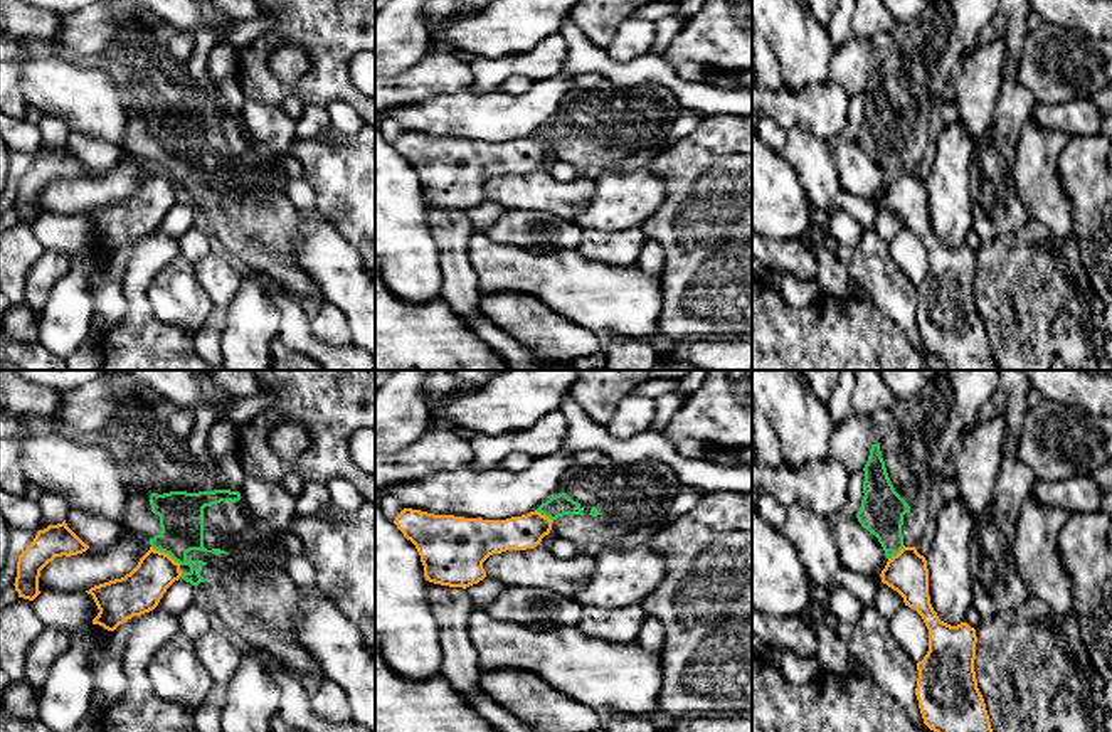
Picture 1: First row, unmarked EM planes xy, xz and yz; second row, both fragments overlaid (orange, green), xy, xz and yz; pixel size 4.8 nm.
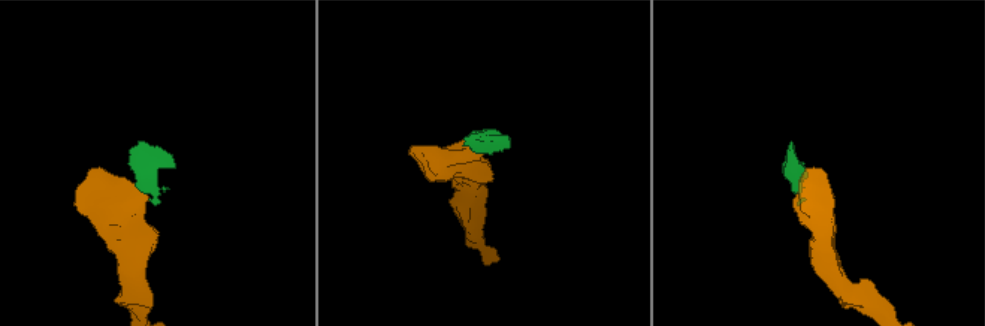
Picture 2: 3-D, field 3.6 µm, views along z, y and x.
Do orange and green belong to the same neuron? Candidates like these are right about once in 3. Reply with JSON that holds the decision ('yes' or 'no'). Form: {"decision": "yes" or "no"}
{"decision": "no"}

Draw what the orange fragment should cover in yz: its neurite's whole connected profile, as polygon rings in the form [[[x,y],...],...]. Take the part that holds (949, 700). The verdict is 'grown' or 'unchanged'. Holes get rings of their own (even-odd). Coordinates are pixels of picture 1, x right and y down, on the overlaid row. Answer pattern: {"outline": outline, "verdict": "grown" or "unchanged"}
{"outline": [[[903,545],[880,577],[922,616],[929,629],[929,651],[917,663],[915,688],[924,724],[934,732],[993,732],[974,671],[976,629],[967,623],[950,626],[939,619],[930,604],[925,557]]], "verdict": "unchanged"}

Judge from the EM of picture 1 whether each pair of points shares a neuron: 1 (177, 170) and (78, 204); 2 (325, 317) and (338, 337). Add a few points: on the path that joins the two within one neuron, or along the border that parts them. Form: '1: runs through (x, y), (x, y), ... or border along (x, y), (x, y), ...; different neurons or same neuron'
1: border along (123, 147), (138, 153), (152, 169); different neurons
2: runs through (328, 322), (335, 332); same neuron

